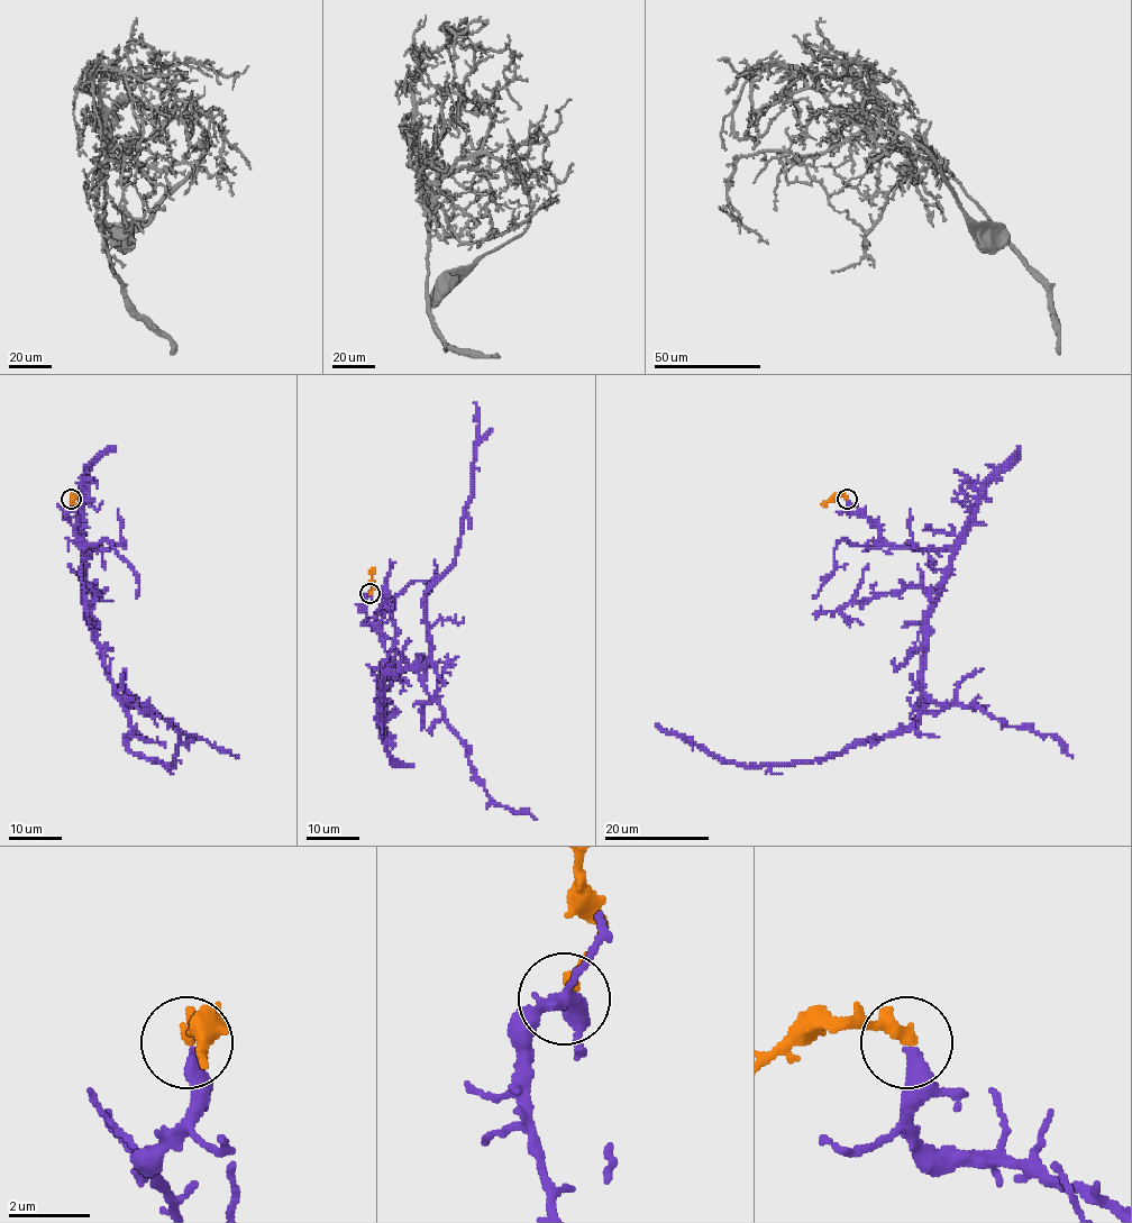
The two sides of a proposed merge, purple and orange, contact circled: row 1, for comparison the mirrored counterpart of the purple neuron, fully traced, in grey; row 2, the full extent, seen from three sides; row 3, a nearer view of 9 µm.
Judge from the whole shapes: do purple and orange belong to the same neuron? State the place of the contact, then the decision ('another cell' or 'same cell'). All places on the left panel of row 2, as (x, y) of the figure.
at (71, 499); same cell

